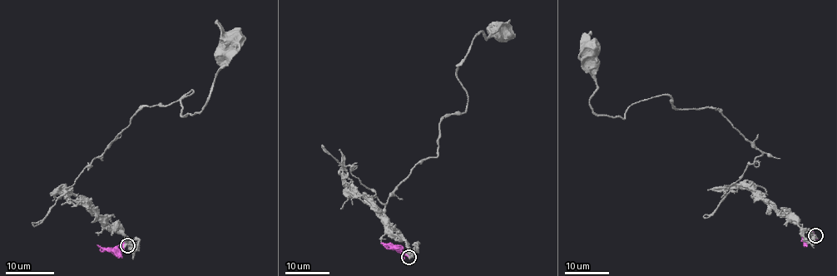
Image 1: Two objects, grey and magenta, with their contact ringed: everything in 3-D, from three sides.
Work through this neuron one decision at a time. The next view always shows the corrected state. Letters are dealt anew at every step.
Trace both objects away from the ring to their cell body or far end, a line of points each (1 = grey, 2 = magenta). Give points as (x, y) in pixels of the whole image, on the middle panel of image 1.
1: (408, 257), (345, 168), (384, 203), (437, 155), (440, 121), (466, 110), (457, 66), (472, 38), (502, 33)
2: (408, 257), (380, 243)

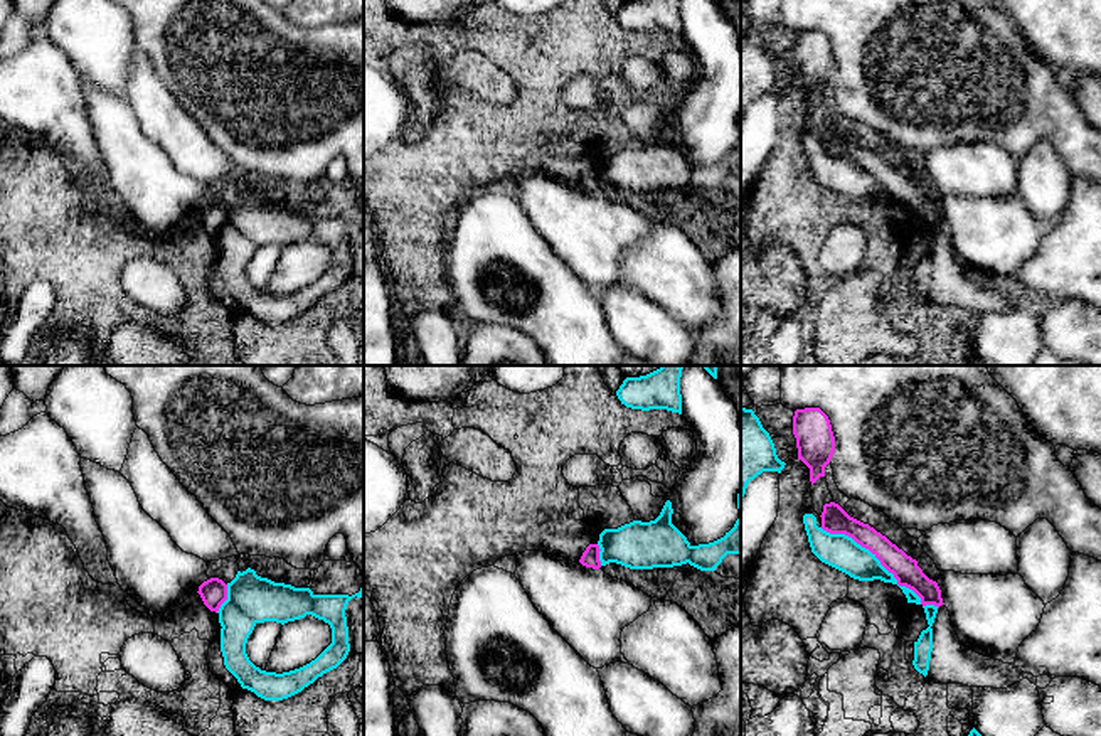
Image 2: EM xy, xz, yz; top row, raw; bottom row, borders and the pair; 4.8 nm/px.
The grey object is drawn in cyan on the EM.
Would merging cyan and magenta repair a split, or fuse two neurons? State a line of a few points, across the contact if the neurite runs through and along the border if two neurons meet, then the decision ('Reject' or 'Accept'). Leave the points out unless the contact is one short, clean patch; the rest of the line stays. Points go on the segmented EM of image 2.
Reject

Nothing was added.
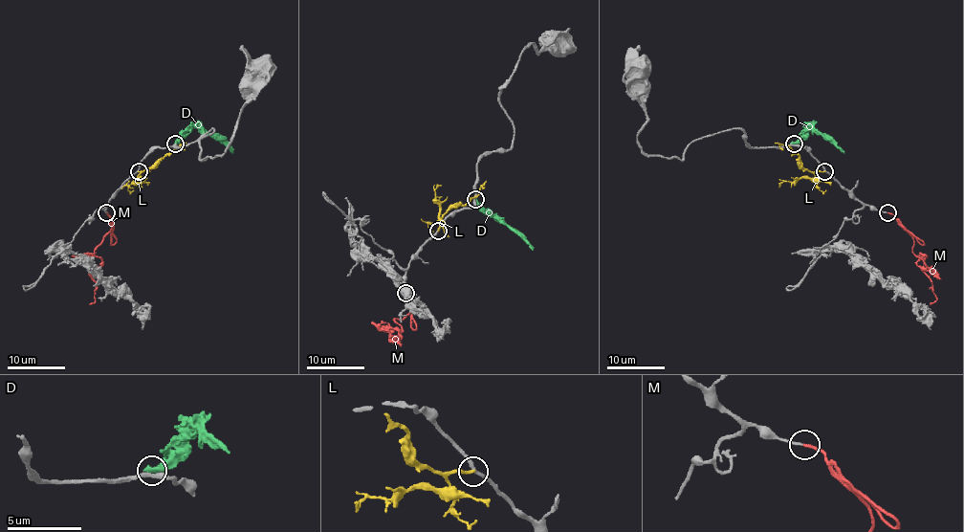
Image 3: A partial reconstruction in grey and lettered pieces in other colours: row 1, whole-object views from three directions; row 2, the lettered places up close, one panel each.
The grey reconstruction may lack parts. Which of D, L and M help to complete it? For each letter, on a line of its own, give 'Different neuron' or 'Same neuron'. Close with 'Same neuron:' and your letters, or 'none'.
D: Different neuron
L: Different neuron
M: Same neuron
Same neuron: M

